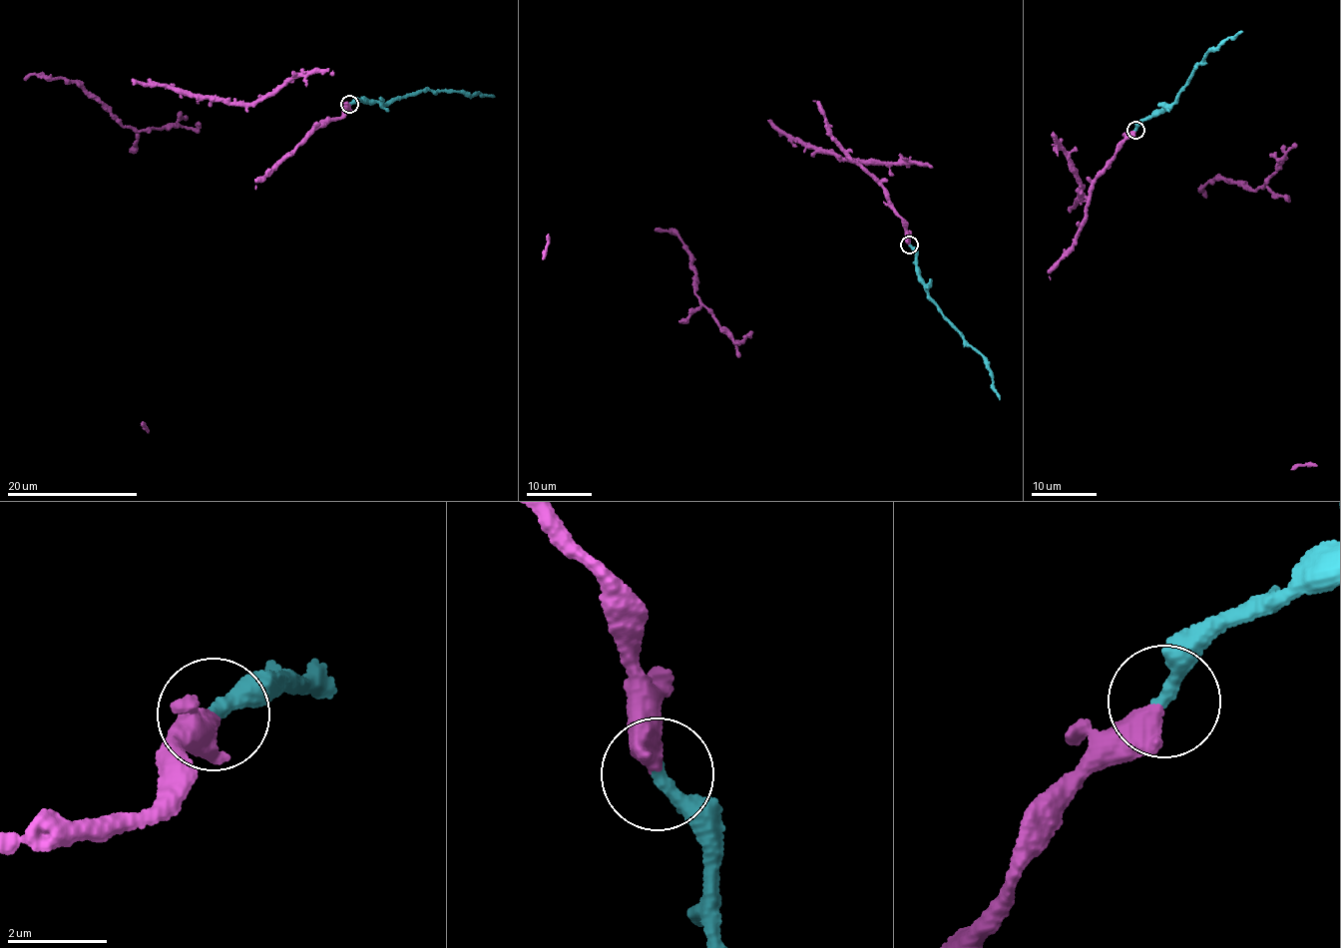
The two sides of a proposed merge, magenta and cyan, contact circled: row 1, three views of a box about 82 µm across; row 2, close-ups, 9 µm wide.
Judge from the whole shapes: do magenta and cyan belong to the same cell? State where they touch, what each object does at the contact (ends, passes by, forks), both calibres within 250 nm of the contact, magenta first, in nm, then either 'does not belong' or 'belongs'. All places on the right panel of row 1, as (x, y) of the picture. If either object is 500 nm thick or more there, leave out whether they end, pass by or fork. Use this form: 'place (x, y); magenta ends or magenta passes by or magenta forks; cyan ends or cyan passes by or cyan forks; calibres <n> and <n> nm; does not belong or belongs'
place (1135, 130); calibres 500 and 320 nm; belongs

